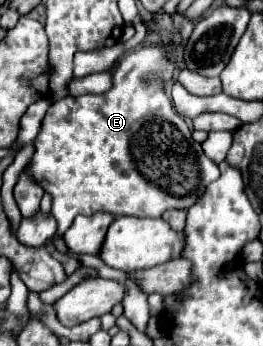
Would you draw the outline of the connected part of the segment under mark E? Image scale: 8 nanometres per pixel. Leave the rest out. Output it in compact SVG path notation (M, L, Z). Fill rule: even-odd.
M142 48L142 50L130 50L126 52L118 66L112 70L112 76L114 76L114 88L108 90L106 94L86 94L86 96L66 96L62 100L56 100L50 104L44 120L42 120L42 128L34 140L34 154L32 158L28 160L28 168L26 168L26 174L38 184L44 188L44 192L48 192L52 196L52 216L56 218L58 222L58 234L64 234L68 230L68 226L72 224L72 220L78 216L78 214L94 214L94 212L112 212L116 216L148 216L148 218L160 218L164 210L170 210L170 208L182 208L182 210L188 210L190 204L194 204L194 200L198 200L198 196L202 196L202 192L206 190L206 186L210 182L214 182L220 172L218 172L218 166L204 154L202 146L198 142L192 140L192 132L188 128L188 124L182 120L182 116L176 112L172 100L166 96L164 92L164 84L172 78L172 70L174 70L174 64L168 62L166 58L166 48Z

